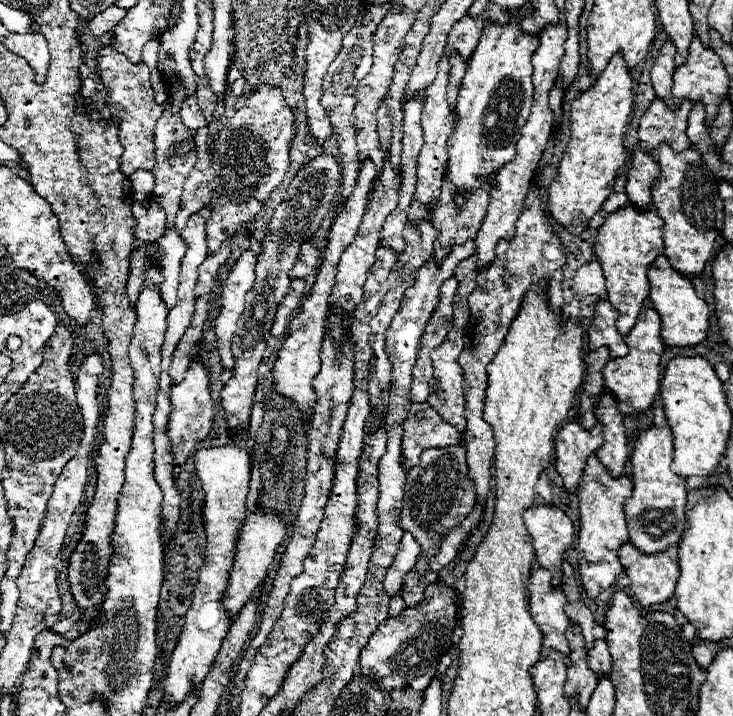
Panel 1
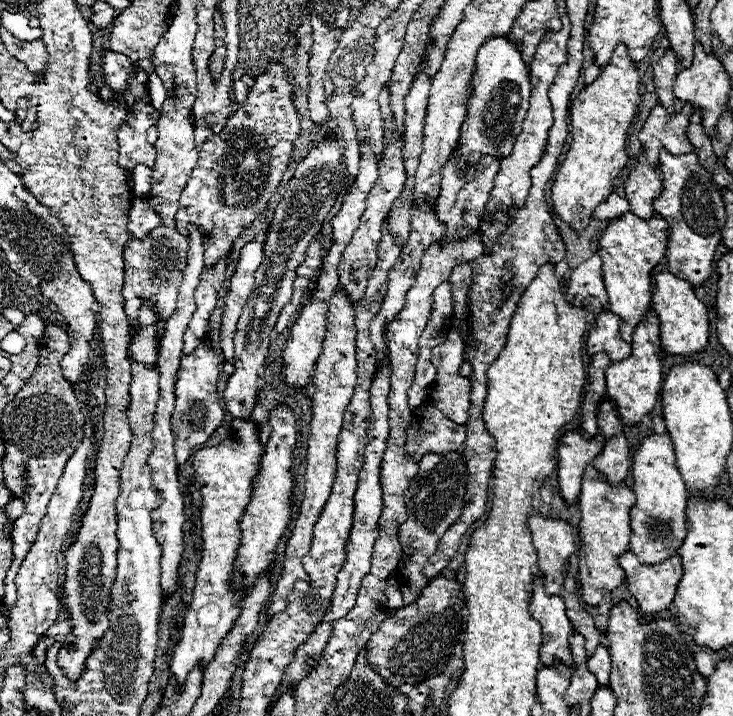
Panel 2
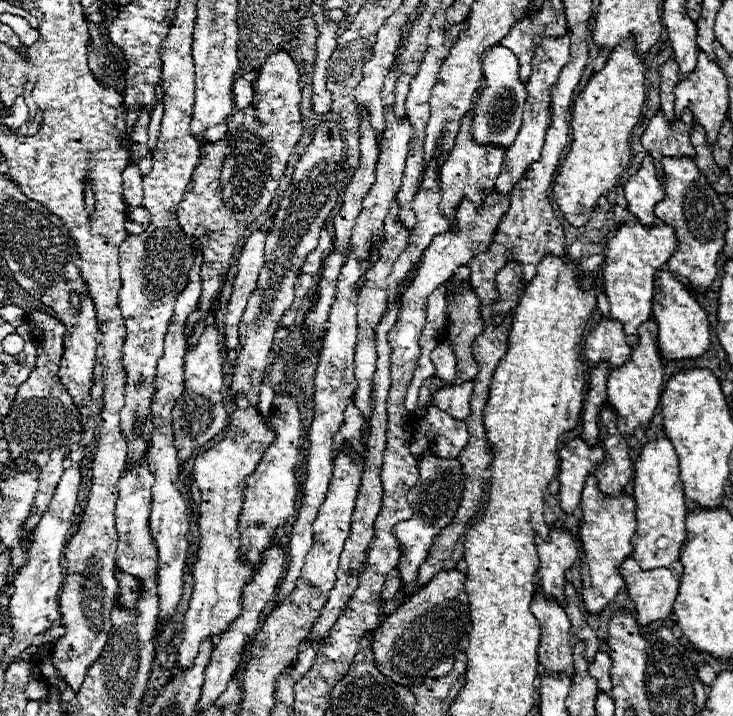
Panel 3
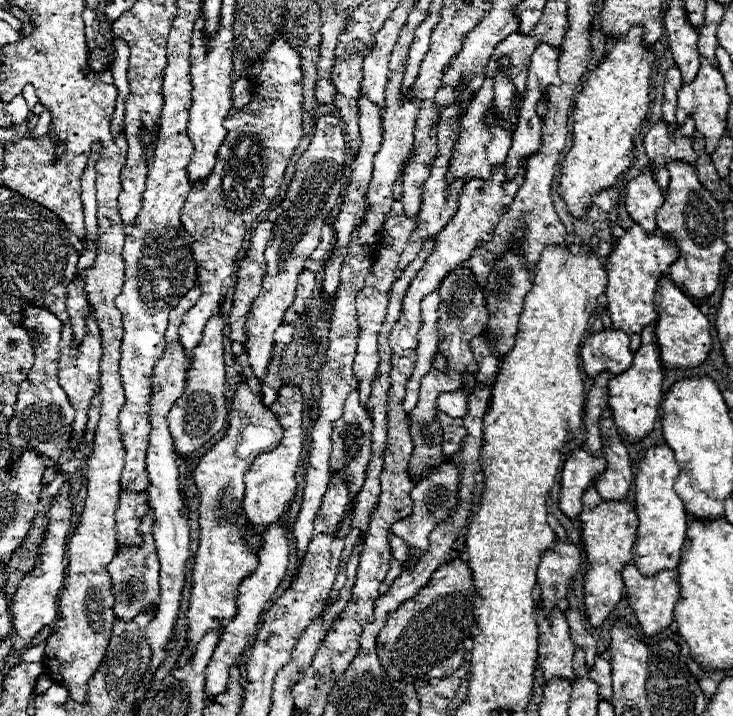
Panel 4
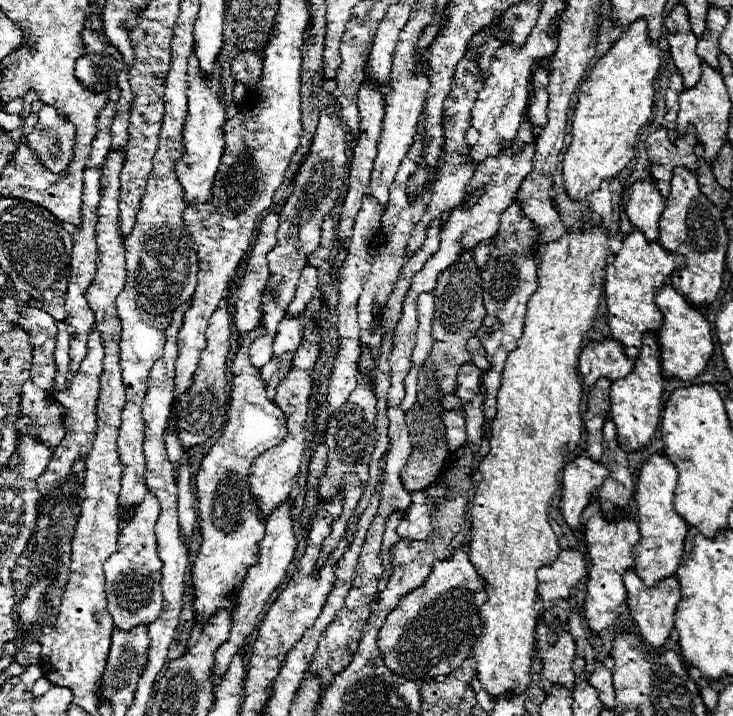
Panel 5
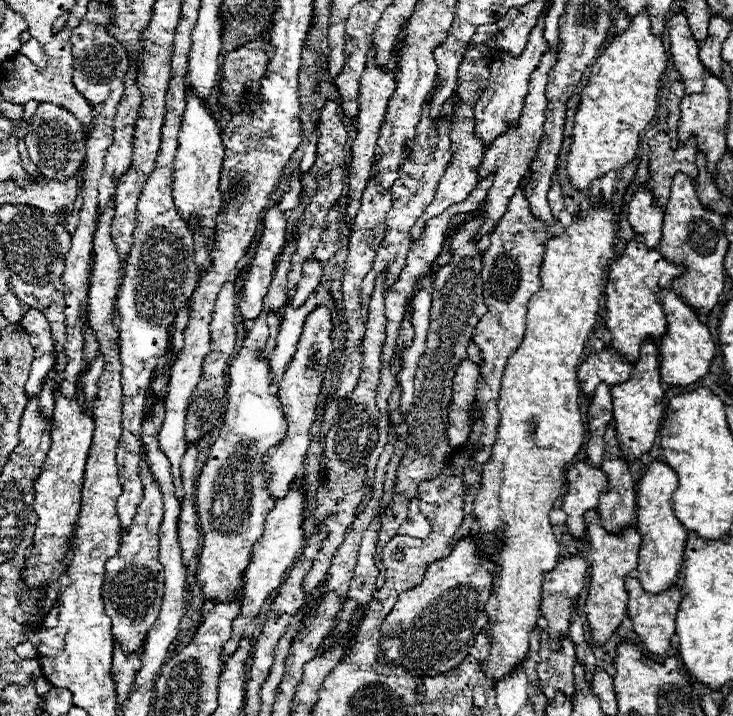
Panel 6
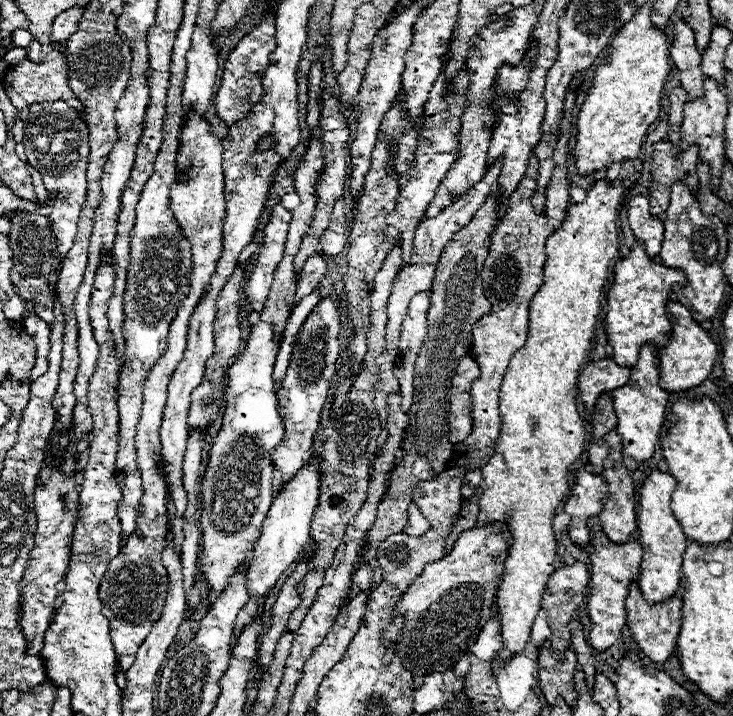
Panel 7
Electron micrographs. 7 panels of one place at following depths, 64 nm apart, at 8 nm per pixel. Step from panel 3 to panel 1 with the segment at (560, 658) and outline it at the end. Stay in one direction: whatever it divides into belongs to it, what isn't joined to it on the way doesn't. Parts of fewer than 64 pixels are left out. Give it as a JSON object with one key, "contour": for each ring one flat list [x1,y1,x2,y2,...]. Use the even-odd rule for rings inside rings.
{"contour":[[538,568,532,572,530,576,530,614,536,620,536,624,540,626,544,636,556,636,556,638,544,638,542,642,542,658,546,658,546,652,550,654,550,650,558,650,564,656,570,654,568,648,568,640,564,638,570,620,564,612,566,606,566,596,562,592,562,588,552,588,550,586,550,578,552,574,544,568]]}

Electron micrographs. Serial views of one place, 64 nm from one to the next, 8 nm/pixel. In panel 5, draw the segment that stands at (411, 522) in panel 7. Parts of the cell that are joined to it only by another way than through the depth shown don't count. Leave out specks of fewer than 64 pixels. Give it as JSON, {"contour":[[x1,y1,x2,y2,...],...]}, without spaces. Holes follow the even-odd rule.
{"contour":[[432,488,430,492,418,490,412,492,412,504,404,516,404,520,400,522,400,526,396,528,400,538,408,538,408,540,426,540,432,532,432,514,430,508,426,506,426,496,438,498,444,494,444,488]]}

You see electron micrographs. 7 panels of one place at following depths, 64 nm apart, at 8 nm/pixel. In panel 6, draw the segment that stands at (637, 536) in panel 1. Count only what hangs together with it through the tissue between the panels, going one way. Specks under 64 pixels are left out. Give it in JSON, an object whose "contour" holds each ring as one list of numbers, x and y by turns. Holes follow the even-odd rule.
{"contour":[[654,460,648,466,646,474,642,476,638,484,636,528,640,532,642,546,638,554,636,576,642,588,646,588,646,592,650,594,658,594,658,592,664,592,666,588,672,588,682,568,682,554,684,554,688,532,684,530,684,526,680,524,680,520,674,516,674,510,672,510,672,492,676,488,678,488,676,472,670,466,660,464,658,460]]}

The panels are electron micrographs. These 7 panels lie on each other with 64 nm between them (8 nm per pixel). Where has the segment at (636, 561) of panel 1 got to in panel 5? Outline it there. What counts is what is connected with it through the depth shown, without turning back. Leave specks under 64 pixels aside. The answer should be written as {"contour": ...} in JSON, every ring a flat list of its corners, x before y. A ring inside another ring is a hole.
{"contour":[[626,570,624,586,626,586,626,592,628,592,630,616,632,616,634,624,636,624,642,640,652,648,662,648,666,644,666,638,674,630,674,614,676,614,676,606,680,602,680,586,678,586,676,576,666,578,656,588,646,588,644,582,634,574,634,570]]}

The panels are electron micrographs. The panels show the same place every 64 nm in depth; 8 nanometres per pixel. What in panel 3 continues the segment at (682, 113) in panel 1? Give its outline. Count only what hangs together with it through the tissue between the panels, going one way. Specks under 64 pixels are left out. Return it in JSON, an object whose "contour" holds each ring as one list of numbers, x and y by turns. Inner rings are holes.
{"contour":[[686,110,686,116,668,122,664,118,662,112,658,112,646,132,642,134,642,146,646,148,648,156,654,162,656,168,656,176,660,178,660,182,664,182,664,170,662,170,662,158,694,158,696,152,690,144,690,132,692,132,692,112]]}

